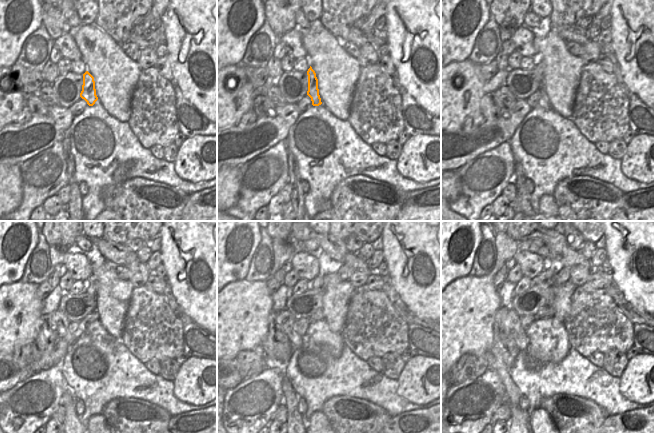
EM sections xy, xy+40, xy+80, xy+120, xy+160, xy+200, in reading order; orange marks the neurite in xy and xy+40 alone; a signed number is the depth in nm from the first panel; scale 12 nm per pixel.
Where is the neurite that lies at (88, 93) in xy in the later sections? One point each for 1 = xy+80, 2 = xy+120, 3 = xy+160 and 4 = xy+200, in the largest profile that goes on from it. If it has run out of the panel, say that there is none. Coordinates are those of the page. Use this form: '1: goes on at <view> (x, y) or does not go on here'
1: goes on at xy+80 (538, 62)
2: goes on at xy+120 (92, 286)
3: goes on at xy+160 (317, 283)
4: goes on at xy+200 (547, 275)

